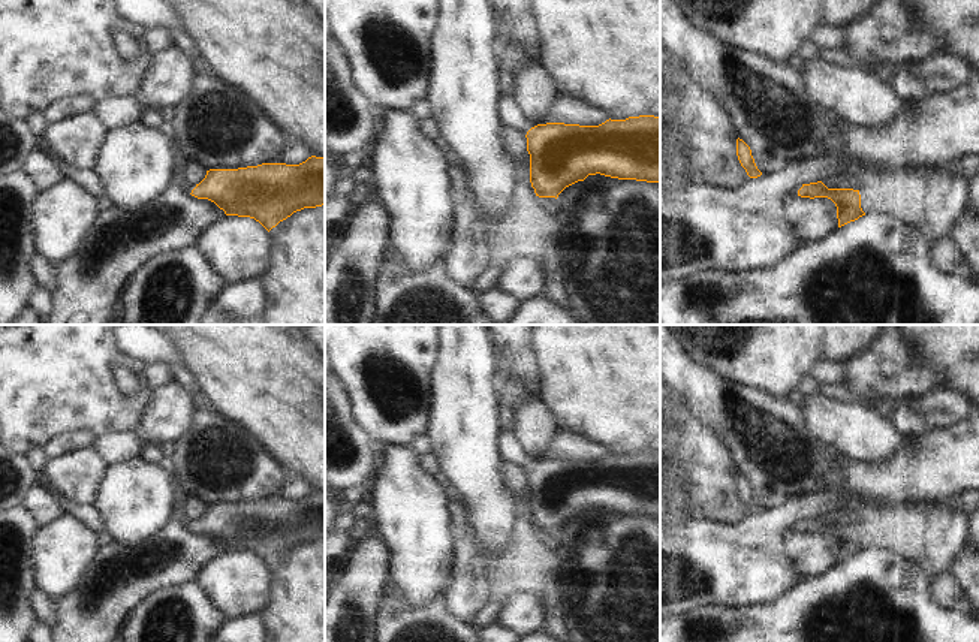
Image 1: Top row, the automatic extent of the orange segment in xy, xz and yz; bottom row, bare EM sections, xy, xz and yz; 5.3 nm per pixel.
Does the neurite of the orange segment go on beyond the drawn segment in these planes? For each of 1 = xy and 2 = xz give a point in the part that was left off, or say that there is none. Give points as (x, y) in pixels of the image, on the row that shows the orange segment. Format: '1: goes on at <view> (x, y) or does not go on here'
1: goes on at xy (187, 187)
2: goes on at xz (509, 114)

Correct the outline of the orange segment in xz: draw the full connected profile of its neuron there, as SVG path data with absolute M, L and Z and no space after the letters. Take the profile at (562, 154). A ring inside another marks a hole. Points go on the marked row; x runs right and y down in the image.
M500 93L497 120L522 132L530 154L530 183L539 198L558 198L569 186L588 175L605 175L618 180L660 183L660 117L639 115L626 120L606 120L599 126L564 123L530 124L512 94Z

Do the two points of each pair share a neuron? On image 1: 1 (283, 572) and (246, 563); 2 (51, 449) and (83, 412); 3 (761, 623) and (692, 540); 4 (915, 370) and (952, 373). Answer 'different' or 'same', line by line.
1: different
2: different
3: different
4: different

